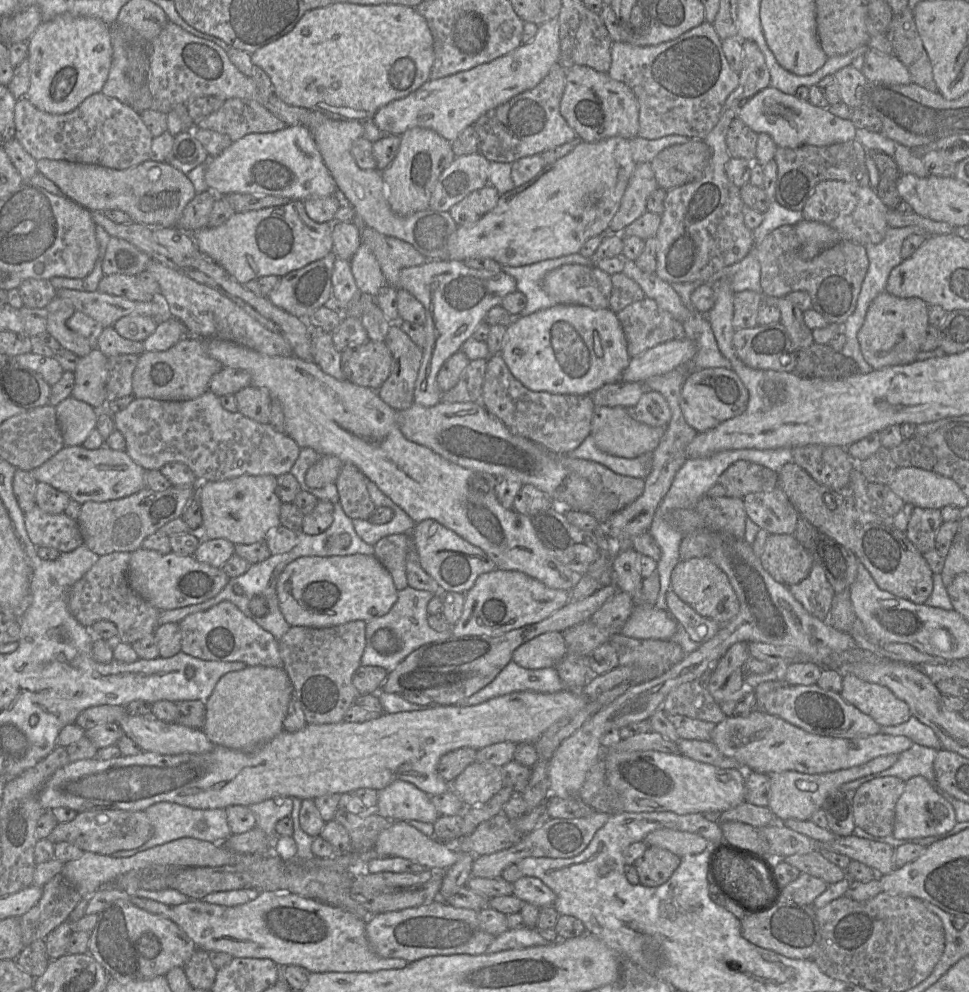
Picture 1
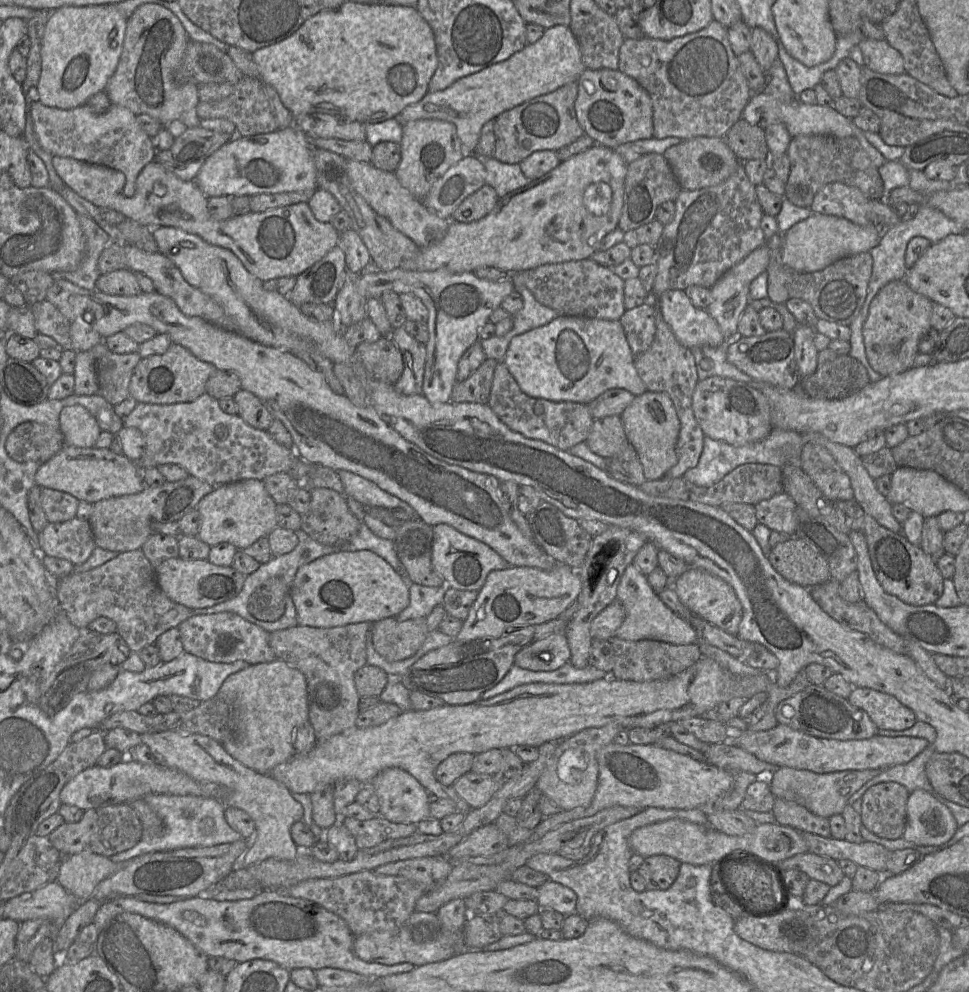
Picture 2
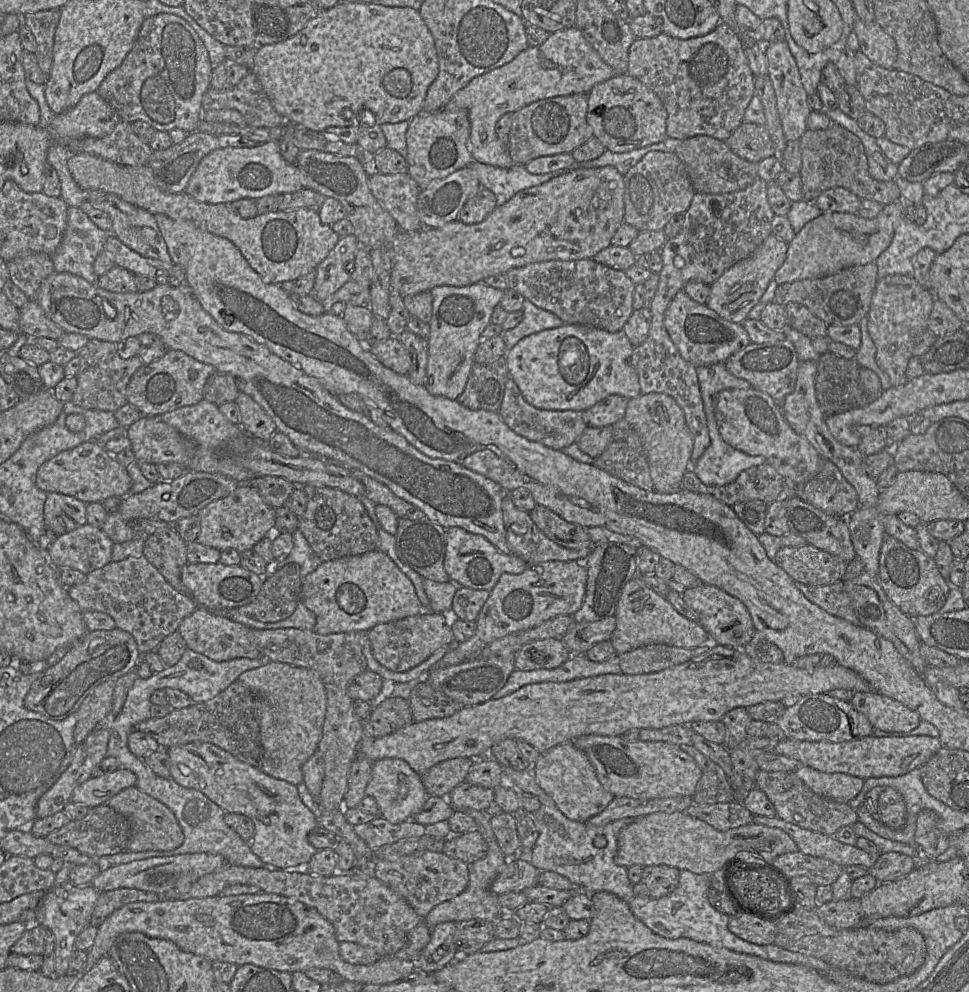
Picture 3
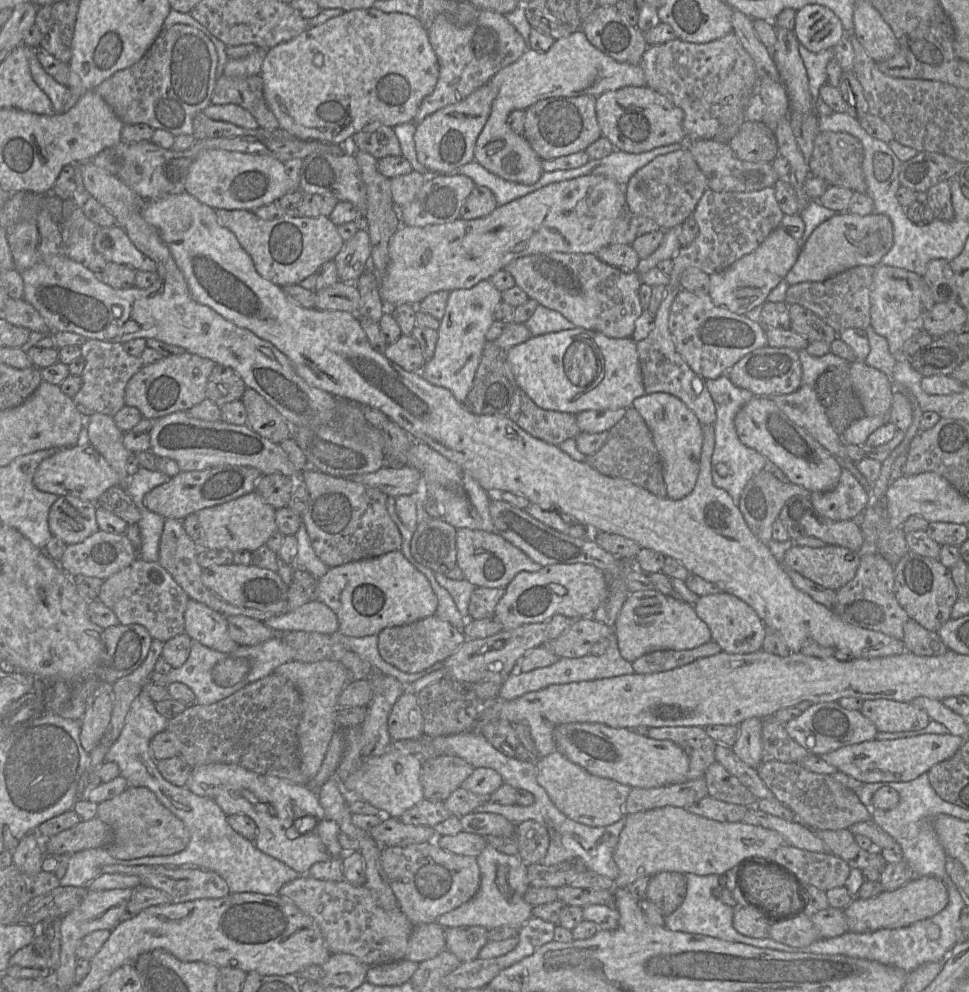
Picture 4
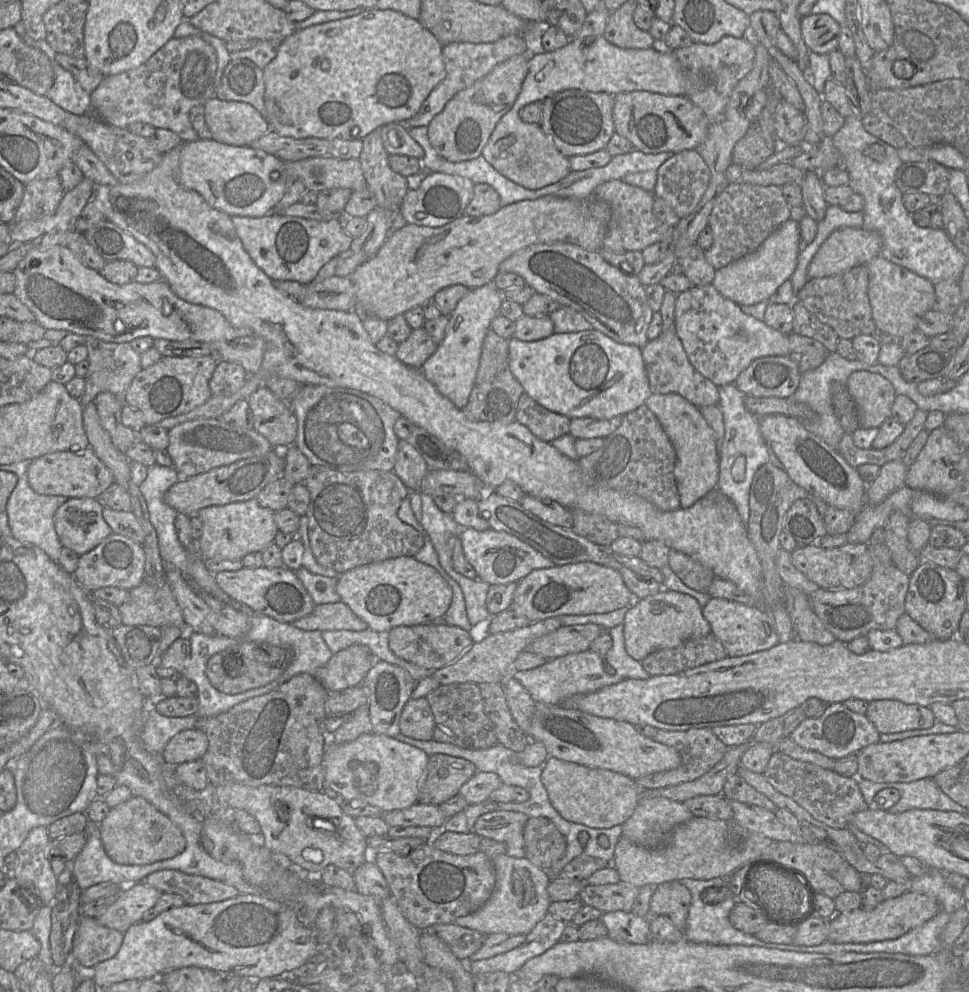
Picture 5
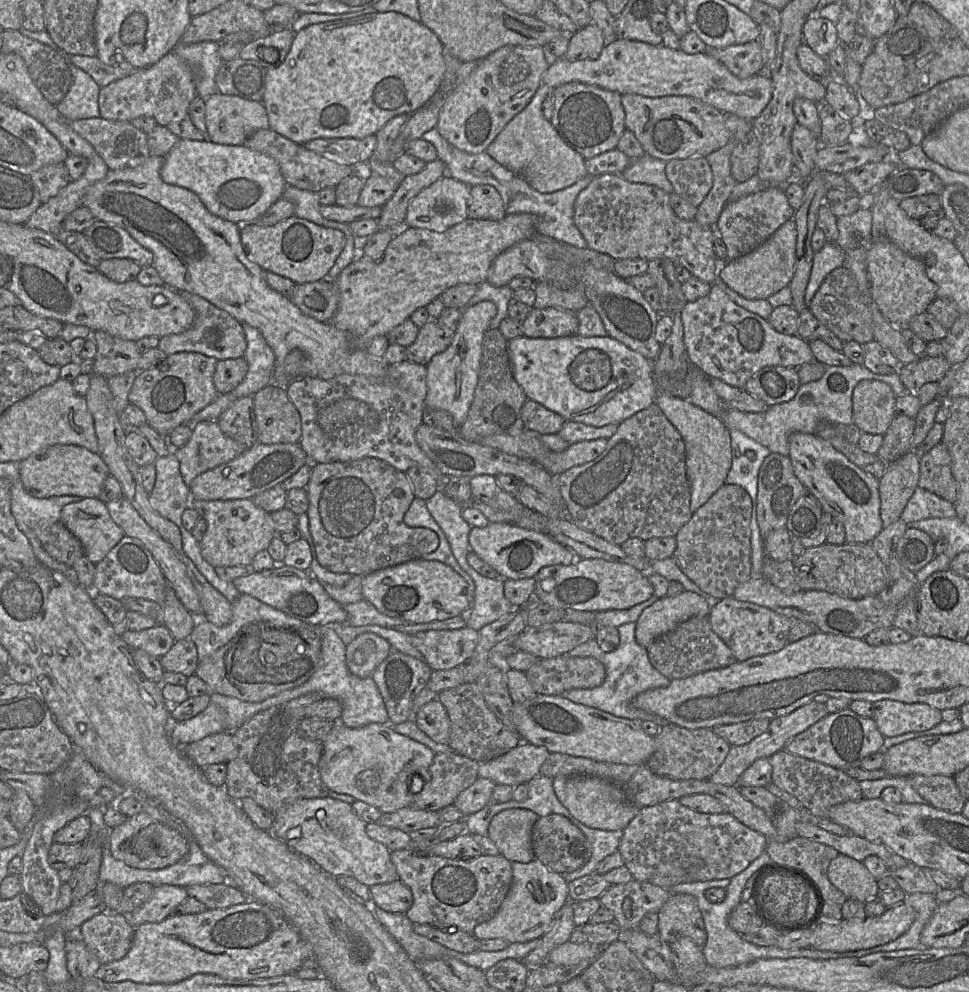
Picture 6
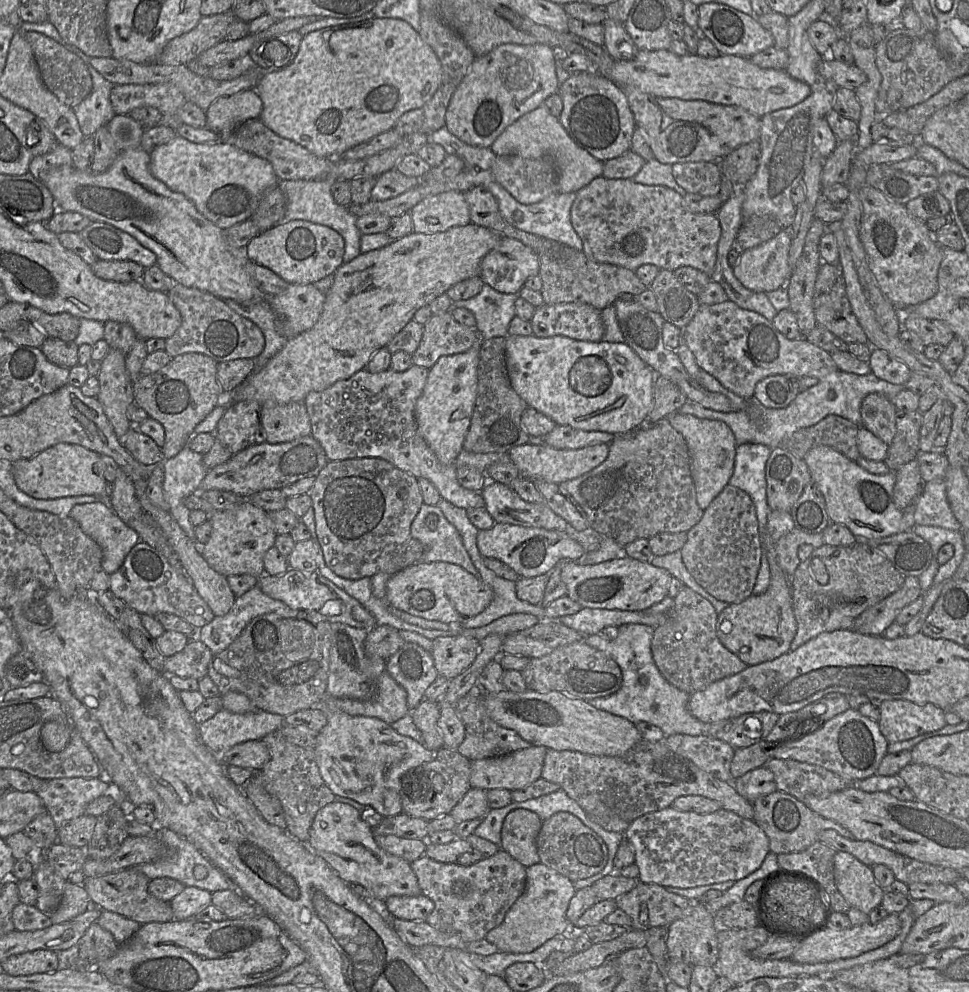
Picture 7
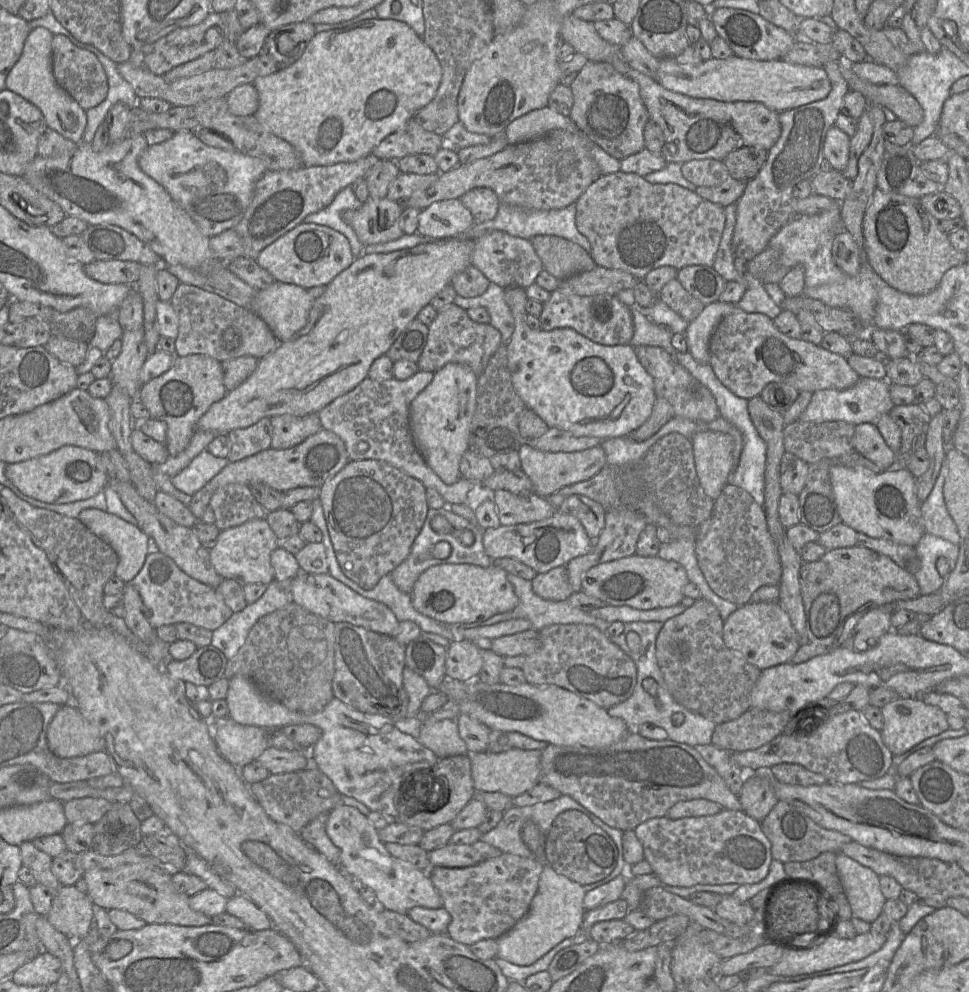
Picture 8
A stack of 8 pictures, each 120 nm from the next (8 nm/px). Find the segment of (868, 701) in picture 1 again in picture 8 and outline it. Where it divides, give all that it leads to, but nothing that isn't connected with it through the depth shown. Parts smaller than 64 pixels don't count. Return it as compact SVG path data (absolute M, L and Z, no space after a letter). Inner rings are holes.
M920 697L891 701L881 707L883 727L880 730L883 743L893 755L900 755L921 741L949 729L947 715L939 707L925 703Z

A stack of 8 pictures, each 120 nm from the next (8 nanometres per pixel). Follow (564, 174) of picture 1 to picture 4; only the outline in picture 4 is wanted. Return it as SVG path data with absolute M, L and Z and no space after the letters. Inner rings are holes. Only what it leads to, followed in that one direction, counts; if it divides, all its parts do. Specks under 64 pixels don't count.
M585 175L563 180L543 186L520 198L517 198L503 206L497 206L492 213L485 217L472 220L457 218L456 220L444 224L433 224L424 227L402 225L392 236L389 242L389 263L385 273L379 278L379 294L388 308L409 303L418 305L429 294L439 291L453 291L456 289L470 289L483 280L489 280L496 272L503 270L511 261L537 253L592 253L596 254L601 248L611 243L611 236L614 225L618 217L625 211L624 187L613 179L604 175Z

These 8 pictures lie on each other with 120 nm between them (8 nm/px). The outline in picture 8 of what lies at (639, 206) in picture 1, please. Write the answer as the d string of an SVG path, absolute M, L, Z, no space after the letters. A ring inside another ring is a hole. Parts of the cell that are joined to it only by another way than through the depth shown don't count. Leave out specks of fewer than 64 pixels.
M704 159L682 163L681 173L697 187L712 187L730 178L723 160Z

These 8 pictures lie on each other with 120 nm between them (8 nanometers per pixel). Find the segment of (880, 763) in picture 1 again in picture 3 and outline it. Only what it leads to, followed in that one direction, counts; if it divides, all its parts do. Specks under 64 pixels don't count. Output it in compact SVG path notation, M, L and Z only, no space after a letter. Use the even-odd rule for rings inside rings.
M803 766L794 772L813 792L840 803L849 803L863 788L865 780L845 773L824 773Z

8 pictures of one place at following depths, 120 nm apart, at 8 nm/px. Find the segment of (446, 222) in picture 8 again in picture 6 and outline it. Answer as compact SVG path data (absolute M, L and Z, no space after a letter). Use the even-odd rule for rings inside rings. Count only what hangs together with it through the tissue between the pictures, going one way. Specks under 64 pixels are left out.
M444 175L411 199L405 215L405 225L442 232L468 217L469 204L470 186Z

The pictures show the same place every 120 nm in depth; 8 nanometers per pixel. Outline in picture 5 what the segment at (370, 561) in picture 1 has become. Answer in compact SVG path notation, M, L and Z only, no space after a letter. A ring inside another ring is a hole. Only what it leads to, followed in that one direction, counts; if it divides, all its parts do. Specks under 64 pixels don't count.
M400 556L379 562L373 562L366 565L358 566L341 573L337 577L336 590L341 597L341 602L347 604L351 610L368 625L368 628L377 632L390 631L396 626L415 626L425 623L431 623L434 620L440 620L450 607L452 601L452 589L448 582L441 576L441 574L432 566L416 560L412 556Z

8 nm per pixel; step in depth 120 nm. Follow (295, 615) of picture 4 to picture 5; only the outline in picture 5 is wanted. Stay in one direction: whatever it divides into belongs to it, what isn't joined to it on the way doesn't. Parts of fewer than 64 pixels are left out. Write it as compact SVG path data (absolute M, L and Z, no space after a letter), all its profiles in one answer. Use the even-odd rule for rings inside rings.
M341 601L316 605L309 615L292 622L292 625L303 630L321 632L328 630L361 631L368 628L367 623Z

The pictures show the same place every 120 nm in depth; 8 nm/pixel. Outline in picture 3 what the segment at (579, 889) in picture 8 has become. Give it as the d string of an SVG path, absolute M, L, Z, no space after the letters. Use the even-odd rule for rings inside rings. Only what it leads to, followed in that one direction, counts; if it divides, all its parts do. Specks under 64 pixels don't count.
M469 809L464 811L472 817L476 823L476 829L480 832L488 846L485 857L469 864L469 884L468 887L454 898L444 901L435 906L424 918L429 927L443 922L460 922L470 919L483 919L490 922L497 922L507 913L498 900L498 895L491 890L491 886L500 870L507 863L508 859L500 849L494 832L491 827L491 815L486 811Z

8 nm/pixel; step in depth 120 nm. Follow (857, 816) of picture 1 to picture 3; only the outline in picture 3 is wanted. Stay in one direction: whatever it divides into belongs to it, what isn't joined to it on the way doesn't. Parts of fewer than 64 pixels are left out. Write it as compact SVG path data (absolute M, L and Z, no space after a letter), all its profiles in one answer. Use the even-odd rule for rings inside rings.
M889 786L872 788L865 796L864 803L871 816L884 825L899 829L906 822L906 805L903 796Z

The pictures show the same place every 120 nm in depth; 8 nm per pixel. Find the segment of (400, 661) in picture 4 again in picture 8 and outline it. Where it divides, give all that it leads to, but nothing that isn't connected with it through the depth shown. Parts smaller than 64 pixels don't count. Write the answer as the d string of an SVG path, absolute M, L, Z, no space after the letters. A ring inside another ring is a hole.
M464 639L452 641L447 647L445 676L450 680L471 682L477 679L483 666L481 646Z

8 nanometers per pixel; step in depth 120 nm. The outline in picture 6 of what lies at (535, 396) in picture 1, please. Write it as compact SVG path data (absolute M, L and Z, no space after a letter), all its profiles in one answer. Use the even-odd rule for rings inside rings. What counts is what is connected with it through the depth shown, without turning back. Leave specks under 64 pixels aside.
M530 399L522 406L521 419L526 430L540 435L557 434L565 423L559 414Z

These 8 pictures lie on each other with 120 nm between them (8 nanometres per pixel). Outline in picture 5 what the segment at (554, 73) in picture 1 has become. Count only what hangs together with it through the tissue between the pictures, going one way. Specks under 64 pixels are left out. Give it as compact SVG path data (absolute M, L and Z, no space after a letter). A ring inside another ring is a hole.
M568 89L546 97L542 101L540 127L557 150L567 157L586 155L605 149L615 133L613 122L614 95Z

